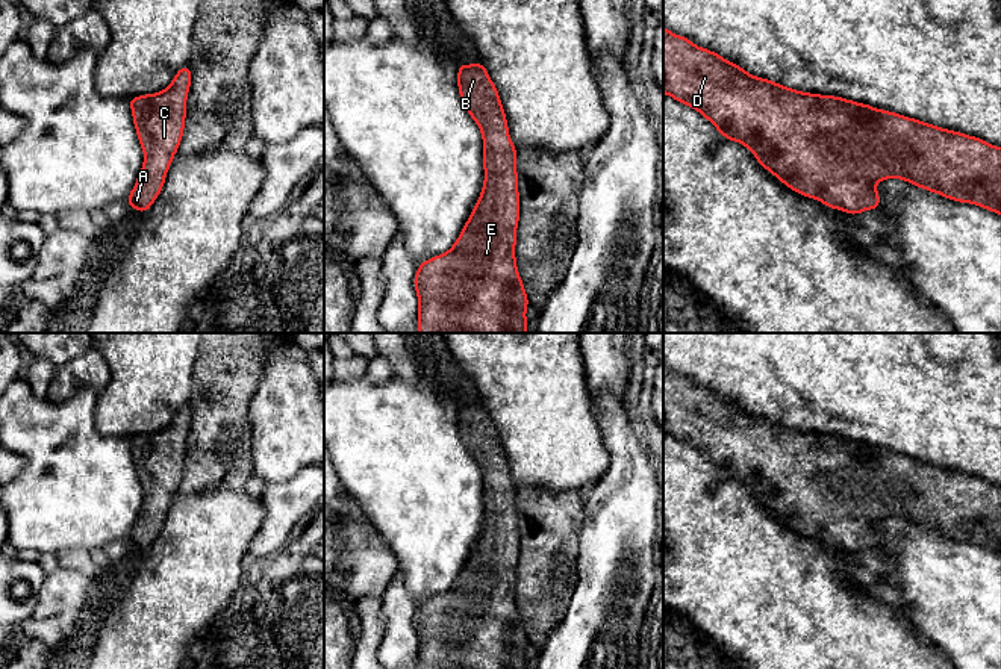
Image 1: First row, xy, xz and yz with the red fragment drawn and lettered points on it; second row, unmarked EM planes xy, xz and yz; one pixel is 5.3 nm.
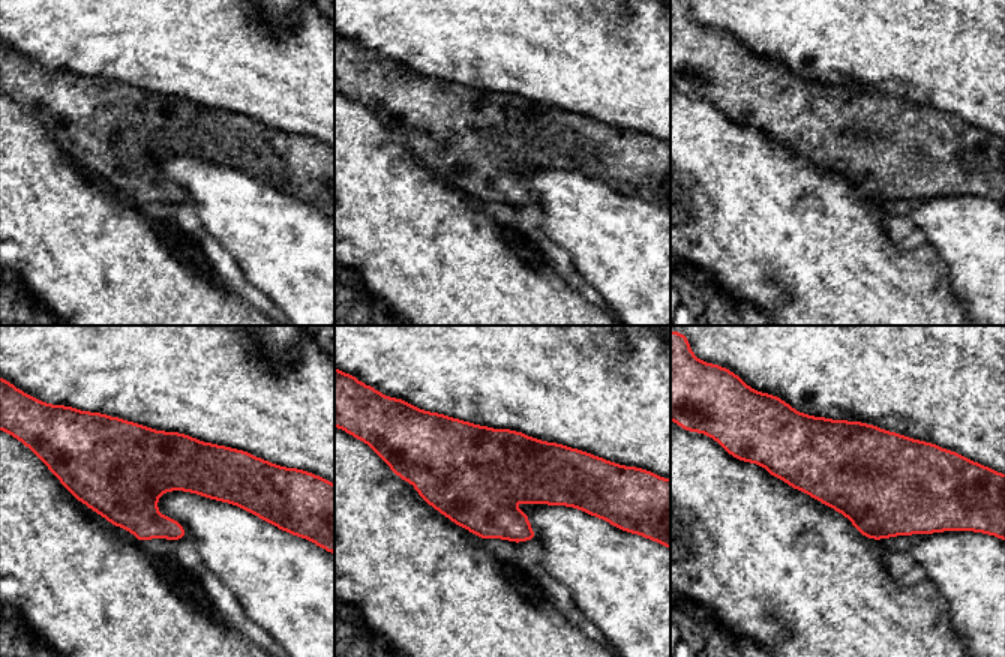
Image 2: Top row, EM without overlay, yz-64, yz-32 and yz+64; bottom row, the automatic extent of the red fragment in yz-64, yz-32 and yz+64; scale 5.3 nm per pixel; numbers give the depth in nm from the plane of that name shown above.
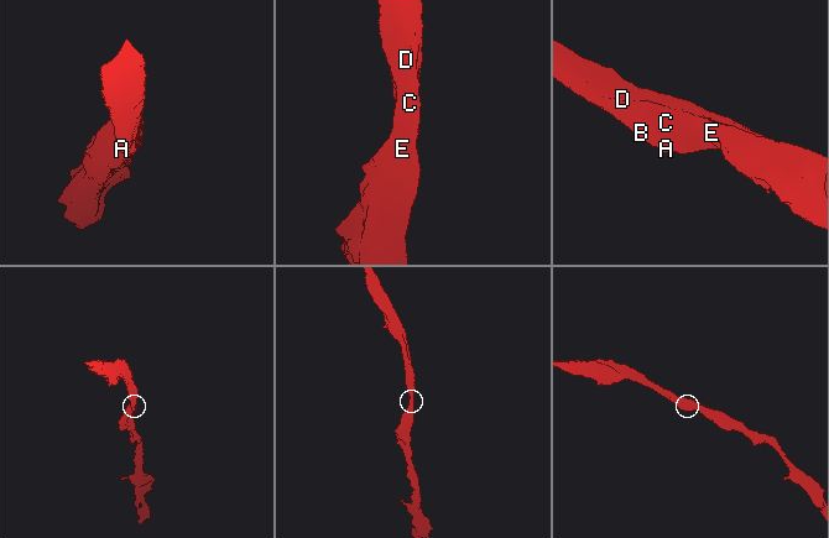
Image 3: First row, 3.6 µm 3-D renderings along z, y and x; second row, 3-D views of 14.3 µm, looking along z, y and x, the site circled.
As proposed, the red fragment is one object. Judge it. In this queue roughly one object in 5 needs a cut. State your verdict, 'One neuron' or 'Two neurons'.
One neuron

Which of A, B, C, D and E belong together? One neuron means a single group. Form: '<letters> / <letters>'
A B C D E

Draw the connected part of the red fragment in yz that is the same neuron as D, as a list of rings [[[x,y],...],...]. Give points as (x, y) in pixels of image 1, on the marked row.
[[[665,26],[663,94],[698,110],[725,139],[748,147],[759,165],[784,186],[830,209],[839,209],[848,215],[877,210],[880,195],[875,185],[886,179],[901,179],[948,200],[971,203],[1001,215],[1001,147],[865,103],[803,92],[756,77],[718,53],[669,32]]]

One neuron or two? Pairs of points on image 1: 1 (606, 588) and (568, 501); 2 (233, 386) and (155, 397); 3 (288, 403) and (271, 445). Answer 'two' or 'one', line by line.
1: two
2: two
3: one

